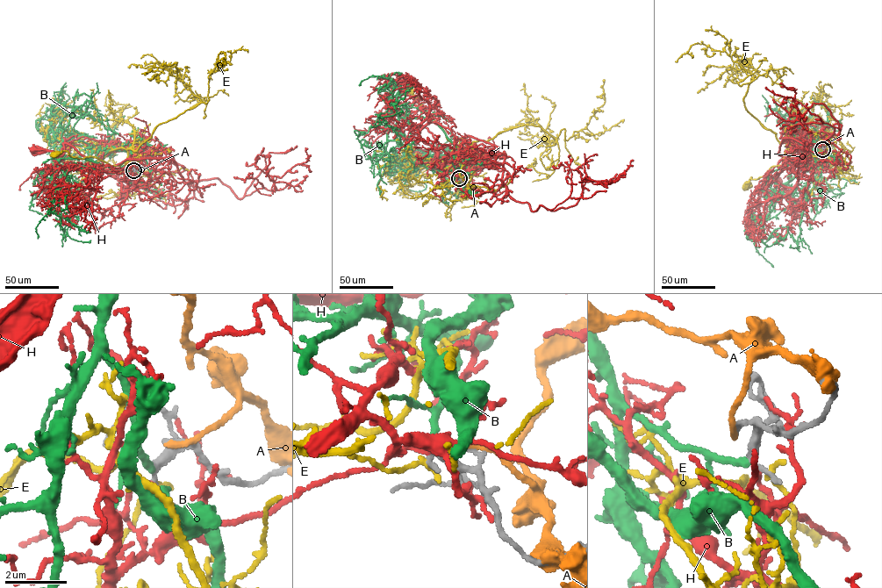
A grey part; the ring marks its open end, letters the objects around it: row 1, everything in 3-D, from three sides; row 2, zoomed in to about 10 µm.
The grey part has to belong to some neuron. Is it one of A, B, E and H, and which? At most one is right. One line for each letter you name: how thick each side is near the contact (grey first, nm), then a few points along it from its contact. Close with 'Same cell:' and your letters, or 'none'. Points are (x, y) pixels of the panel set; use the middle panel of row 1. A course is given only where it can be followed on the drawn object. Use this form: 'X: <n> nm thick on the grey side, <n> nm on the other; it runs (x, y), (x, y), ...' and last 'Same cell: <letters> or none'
B: 190 nm thick on the grey side, 240 nm on the other; it runs (459, 178), (464, 179), (449, 181), (404, 151), (393, 129), (386, 142), (402, 145), (378, 117), (394, 88)
Same cell: B

